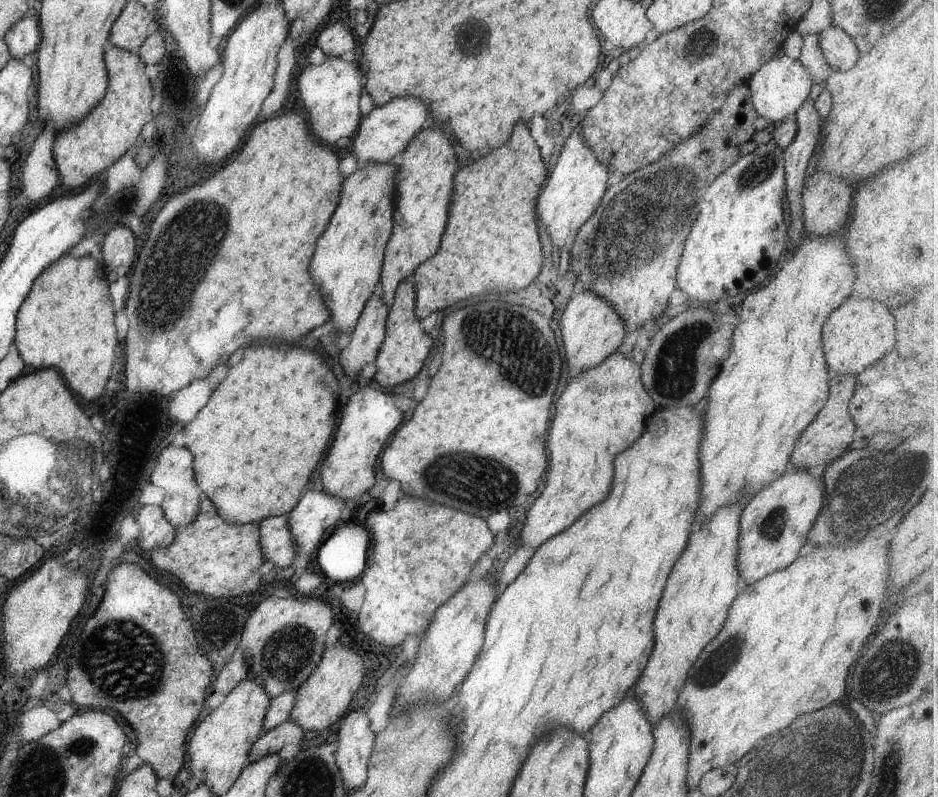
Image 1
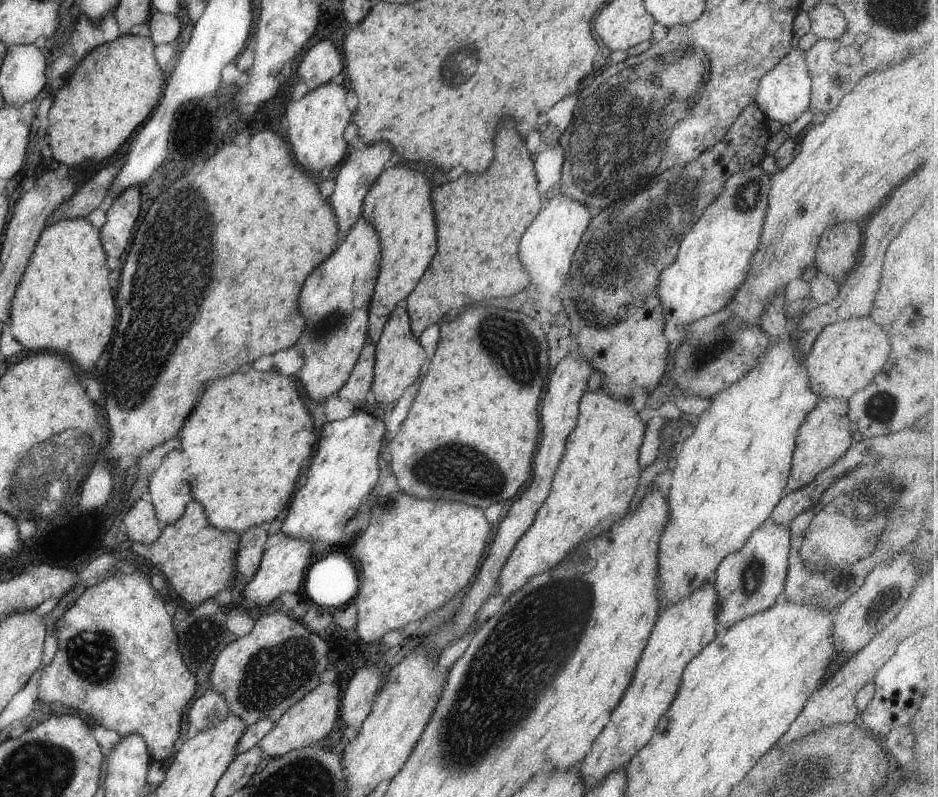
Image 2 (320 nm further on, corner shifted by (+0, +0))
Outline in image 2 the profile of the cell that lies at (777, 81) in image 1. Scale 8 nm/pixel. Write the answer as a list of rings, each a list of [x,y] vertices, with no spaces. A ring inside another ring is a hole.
[[[800,48],[791,49],[760,79],[755,103],[767,119],[776,120],[783,125],[792,124],[801,114],[809,110],[811,88],[812,81],[808,74],[805,51]]]

